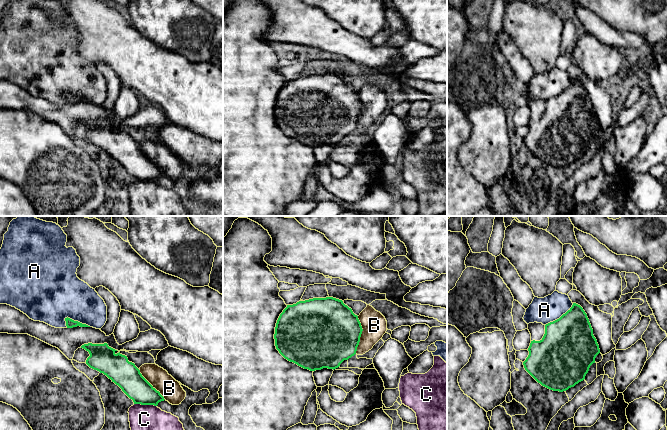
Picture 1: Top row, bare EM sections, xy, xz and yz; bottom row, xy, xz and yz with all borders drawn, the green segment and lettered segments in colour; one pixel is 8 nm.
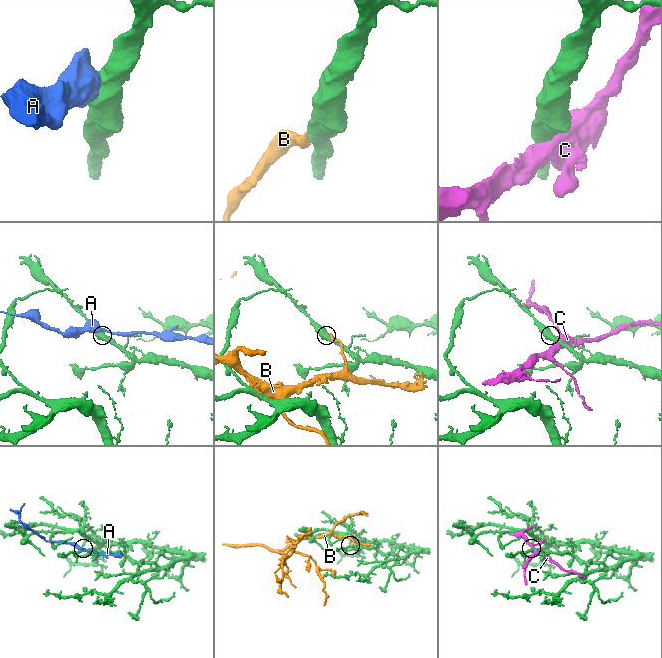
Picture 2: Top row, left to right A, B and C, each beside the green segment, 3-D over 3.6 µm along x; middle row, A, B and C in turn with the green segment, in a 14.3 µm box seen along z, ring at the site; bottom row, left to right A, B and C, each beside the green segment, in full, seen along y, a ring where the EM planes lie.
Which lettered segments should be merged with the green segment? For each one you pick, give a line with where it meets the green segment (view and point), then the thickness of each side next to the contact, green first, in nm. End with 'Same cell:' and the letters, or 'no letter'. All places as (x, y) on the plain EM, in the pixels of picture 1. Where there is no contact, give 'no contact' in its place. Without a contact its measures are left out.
Same cell: no letter

